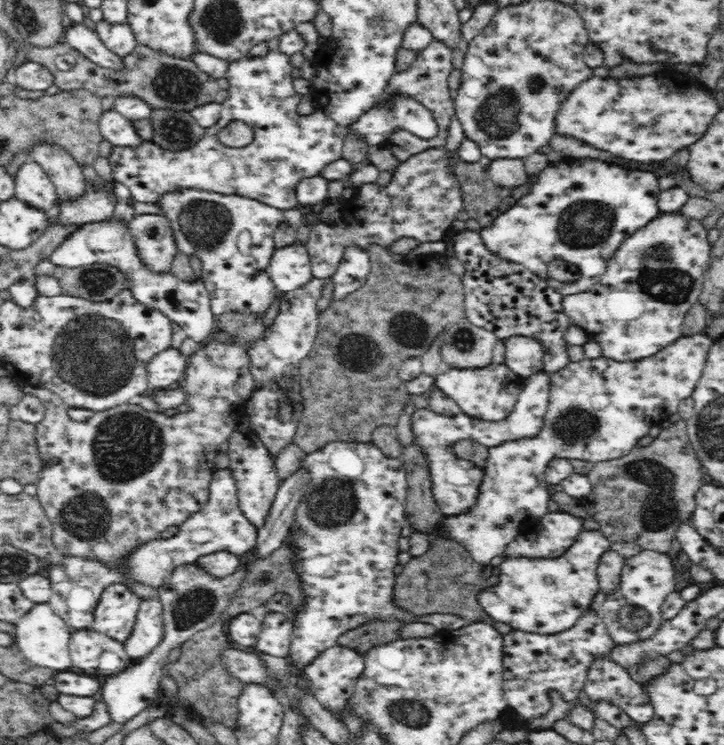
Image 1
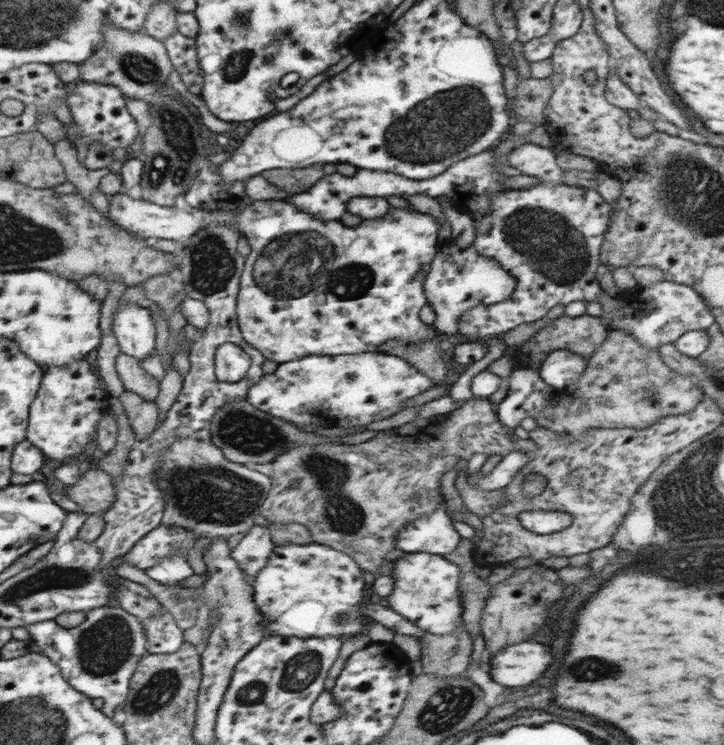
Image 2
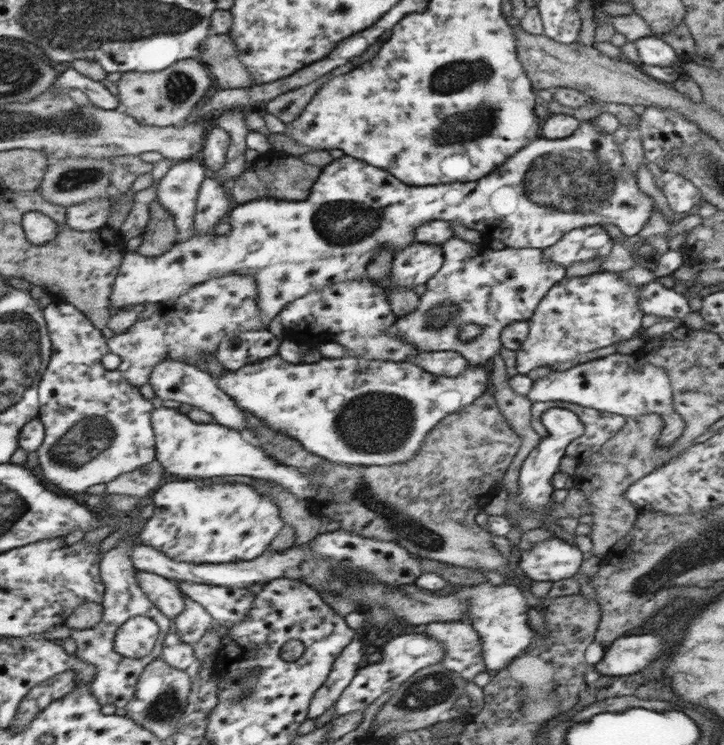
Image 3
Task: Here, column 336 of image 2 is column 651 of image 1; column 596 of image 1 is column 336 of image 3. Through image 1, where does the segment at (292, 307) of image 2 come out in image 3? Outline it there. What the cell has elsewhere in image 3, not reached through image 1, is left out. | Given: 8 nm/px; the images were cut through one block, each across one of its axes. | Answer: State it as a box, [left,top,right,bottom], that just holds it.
[279,274,421,362]

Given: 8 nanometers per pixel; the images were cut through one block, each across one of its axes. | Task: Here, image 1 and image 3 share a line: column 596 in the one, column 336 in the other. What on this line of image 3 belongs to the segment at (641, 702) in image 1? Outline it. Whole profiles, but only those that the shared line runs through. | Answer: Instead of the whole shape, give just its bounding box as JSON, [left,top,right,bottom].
[308,639,365,719]

